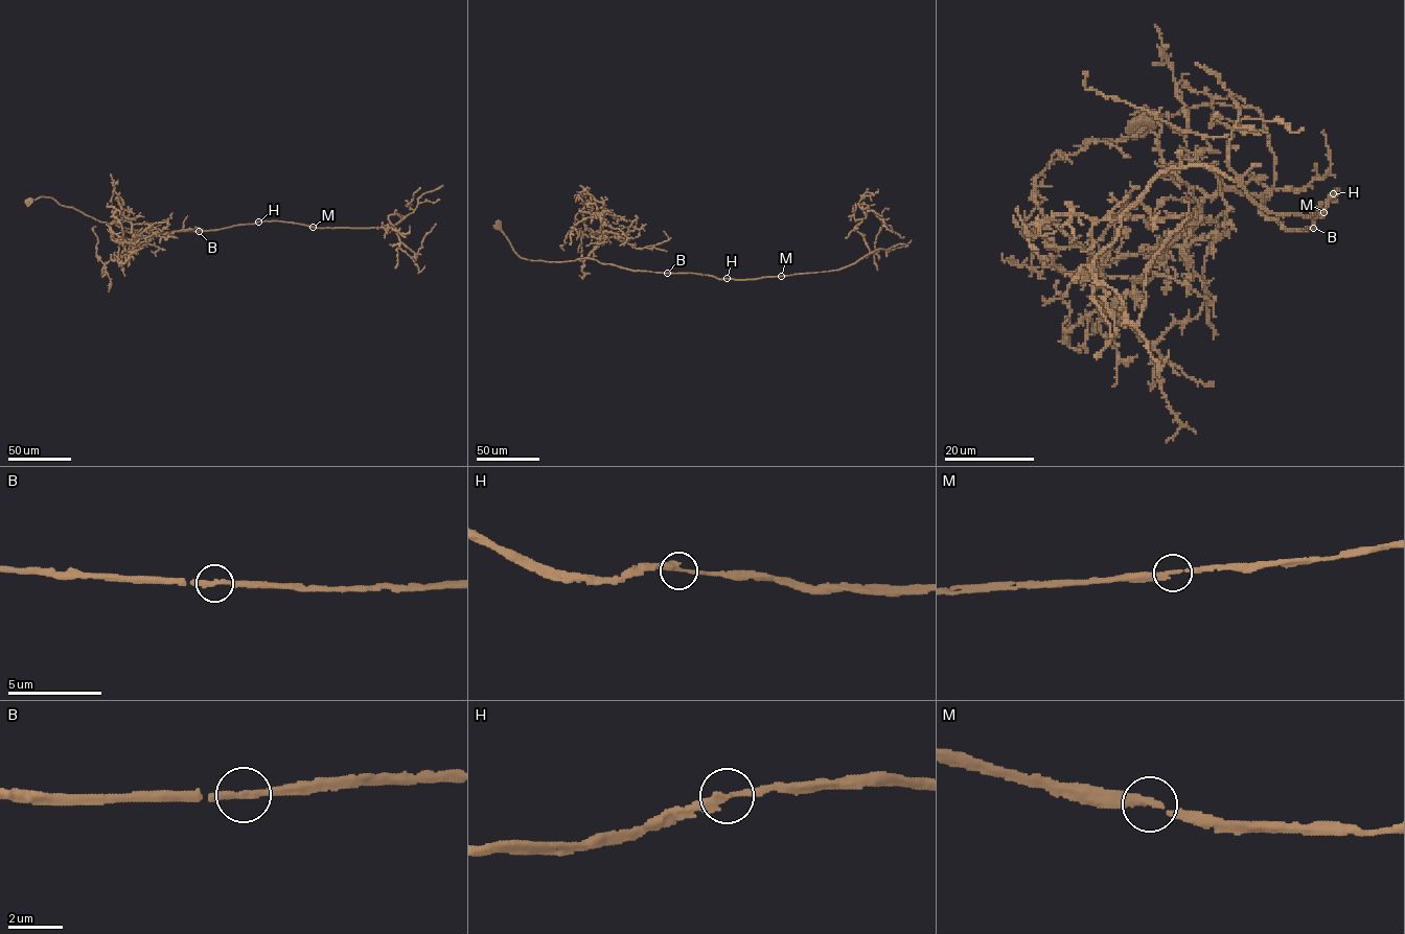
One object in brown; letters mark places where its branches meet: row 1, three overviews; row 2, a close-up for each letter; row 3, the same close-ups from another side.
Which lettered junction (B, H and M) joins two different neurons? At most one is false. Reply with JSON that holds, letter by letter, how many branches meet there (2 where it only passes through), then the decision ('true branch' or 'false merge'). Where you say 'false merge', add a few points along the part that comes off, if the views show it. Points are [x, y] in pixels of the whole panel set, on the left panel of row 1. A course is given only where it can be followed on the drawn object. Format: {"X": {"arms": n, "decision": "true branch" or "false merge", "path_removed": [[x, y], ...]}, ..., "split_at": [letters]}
{"B": {"arms": 2, "decision": "true branch"}, "H": {"arms": 2, "decision": "true branch"}, "M": {"arms": 2, "decision": "true branch"}, "split_at": []}

